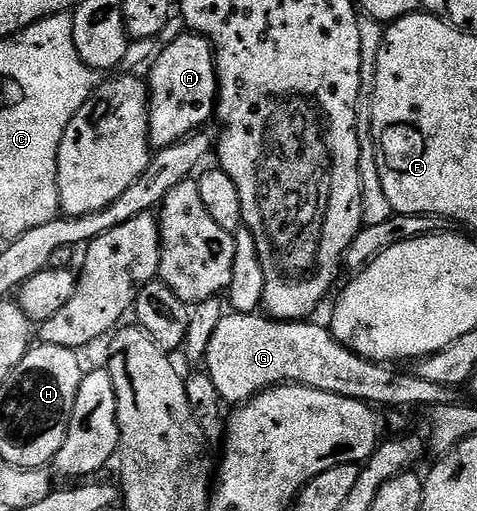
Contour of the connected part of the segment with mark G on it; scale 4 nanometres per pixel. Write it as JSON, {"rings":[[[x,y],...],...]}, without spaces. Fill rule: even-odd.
{"rings":[[[254,312],[224,314],[209,341],[205,357],[205,371],[216,384],[222,403],[227,406],[246,404],[266,388],[278,388],[281,384],[303,384],[306,388],[325,390],[380,409],[452,403],[452,389],[437,386],[437,382],[425,382],[425,378],[417,378],[414,371],[402,372],[399,369],[402,367],[358,356],[332,334],[330,327],[311,323],[273,320],[266,314]]]}

